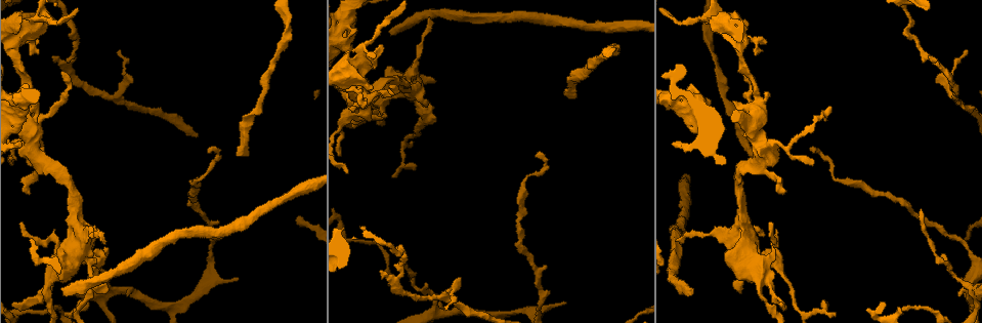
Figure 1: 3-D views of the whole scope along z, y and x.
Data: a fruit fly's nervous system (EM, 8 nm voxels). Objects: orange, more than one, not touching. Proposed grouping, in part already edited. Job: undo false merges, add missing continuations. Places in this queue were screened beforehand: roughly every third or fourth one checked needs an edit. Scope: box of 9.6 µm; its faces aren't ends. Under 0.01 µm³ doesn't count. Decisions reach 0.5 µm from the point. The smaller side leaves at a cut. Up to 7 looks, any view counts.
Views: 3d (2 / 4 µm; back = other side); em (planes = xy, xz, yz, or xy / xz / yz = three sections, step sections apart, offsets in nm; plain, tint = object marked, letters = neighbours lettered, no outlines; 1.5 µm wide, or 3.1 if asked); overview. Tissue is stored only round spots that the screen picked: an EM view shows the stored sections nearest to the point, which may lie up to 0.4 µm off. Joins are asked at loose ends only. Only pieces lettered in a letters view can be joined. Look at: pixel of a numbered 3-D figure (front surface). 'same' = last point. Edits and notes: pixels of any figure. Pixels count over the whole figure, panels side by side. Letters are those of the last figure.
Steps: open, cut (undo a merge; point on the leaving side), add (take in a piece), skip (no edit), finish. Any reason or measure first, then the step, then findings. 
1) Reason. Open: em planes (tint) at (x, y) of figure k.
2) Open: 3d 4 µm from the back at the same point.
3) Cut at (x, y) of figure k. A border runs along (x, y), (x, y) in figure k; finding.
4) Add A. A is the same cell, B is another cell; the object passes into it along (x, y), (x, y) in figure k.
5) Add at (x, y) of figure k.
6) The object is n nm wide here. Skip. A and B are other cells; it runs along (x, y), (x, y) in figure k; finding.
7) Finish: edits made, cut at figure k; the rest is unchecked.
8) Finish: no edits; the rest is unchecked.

Side arm on a straight run. Open: 3d 2 µm from the back at (378, 99) of figure 1.

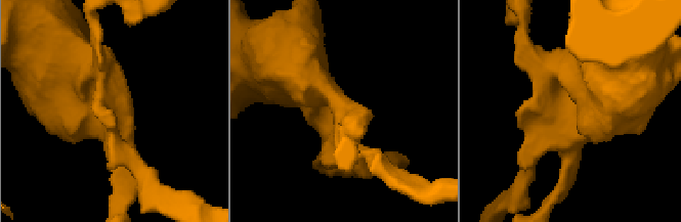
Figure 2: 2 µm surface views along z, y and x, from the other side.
3 arms meet here. Open: em planes (letters) at (338, 115) of figure 2.

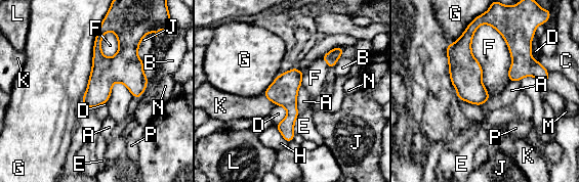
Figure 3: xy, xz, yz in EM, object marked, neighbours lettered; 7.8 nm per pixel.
Skip. A, B, C, D, E, F, G, H, J, K, L, M, N and P are other cells; a border runs along (484, 23), (471, 54), (490, 96) in figure 3; continuous, no second neuron.

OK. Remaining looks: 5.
Tapers out. Open: em planes (letters) at (677, 241) of figure 1.

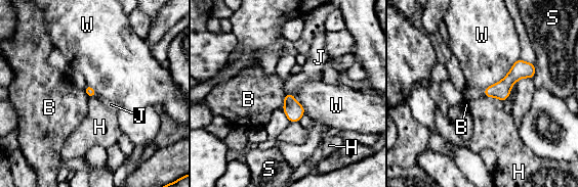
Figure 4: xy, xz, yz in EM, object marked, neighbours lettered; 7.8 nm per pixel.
Add J. J is the same cell, B, H, S and W are other cells; it goes on there.

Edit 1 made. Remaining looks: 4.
Open: overview.

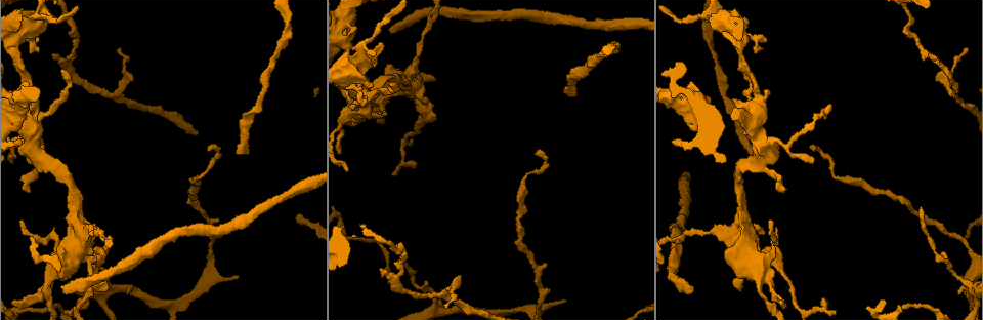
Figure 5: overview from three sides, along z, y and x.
End of a long branch. Open: em planes (letters) at (391, 29) of figure 5.

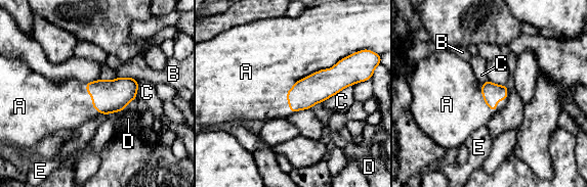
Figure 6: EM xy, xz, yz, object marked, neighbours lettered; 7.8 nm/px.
The object is 160 nm wide here. Add A. A is the same cell, B, C, D and E are other cells; it goes on there.

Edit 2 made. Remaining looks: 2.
Finish: edits made, add at figure 4, add at figure 6; the rest is unchecked.

